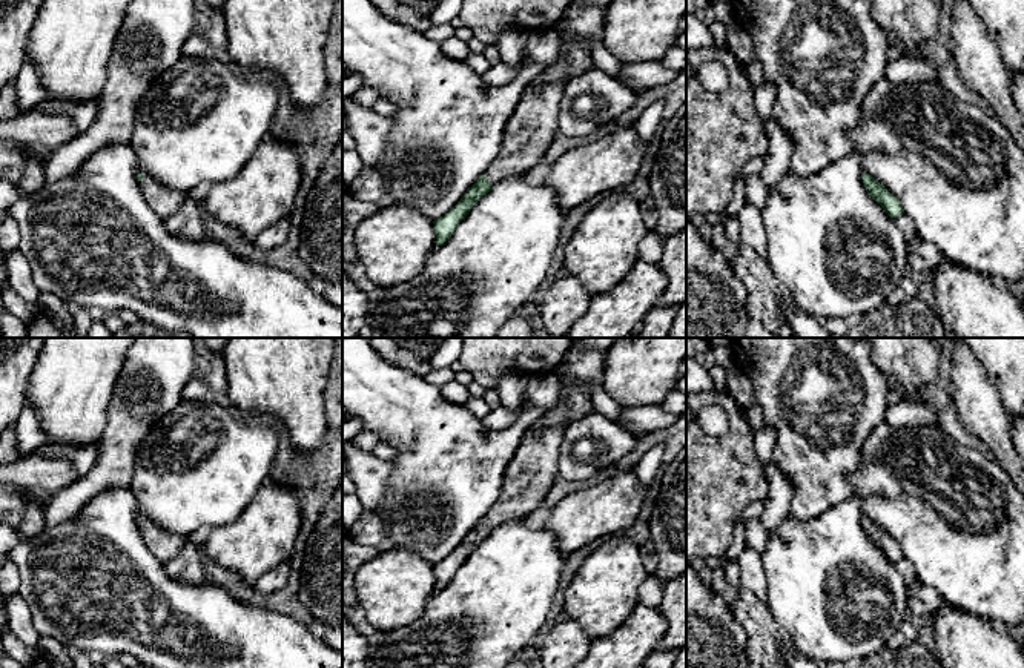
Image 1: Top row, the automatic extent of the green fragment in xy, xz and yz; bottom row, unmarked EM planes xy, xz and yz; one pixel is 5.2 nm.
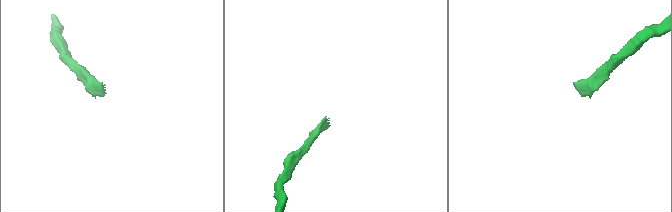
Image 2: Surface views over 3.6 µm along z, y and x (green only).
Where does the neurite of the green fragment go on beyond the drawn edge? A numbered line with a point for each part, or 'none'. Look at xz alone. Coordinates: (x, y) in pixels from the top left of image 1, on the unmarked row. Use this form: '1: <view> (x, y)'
1: xz (533, 469)

